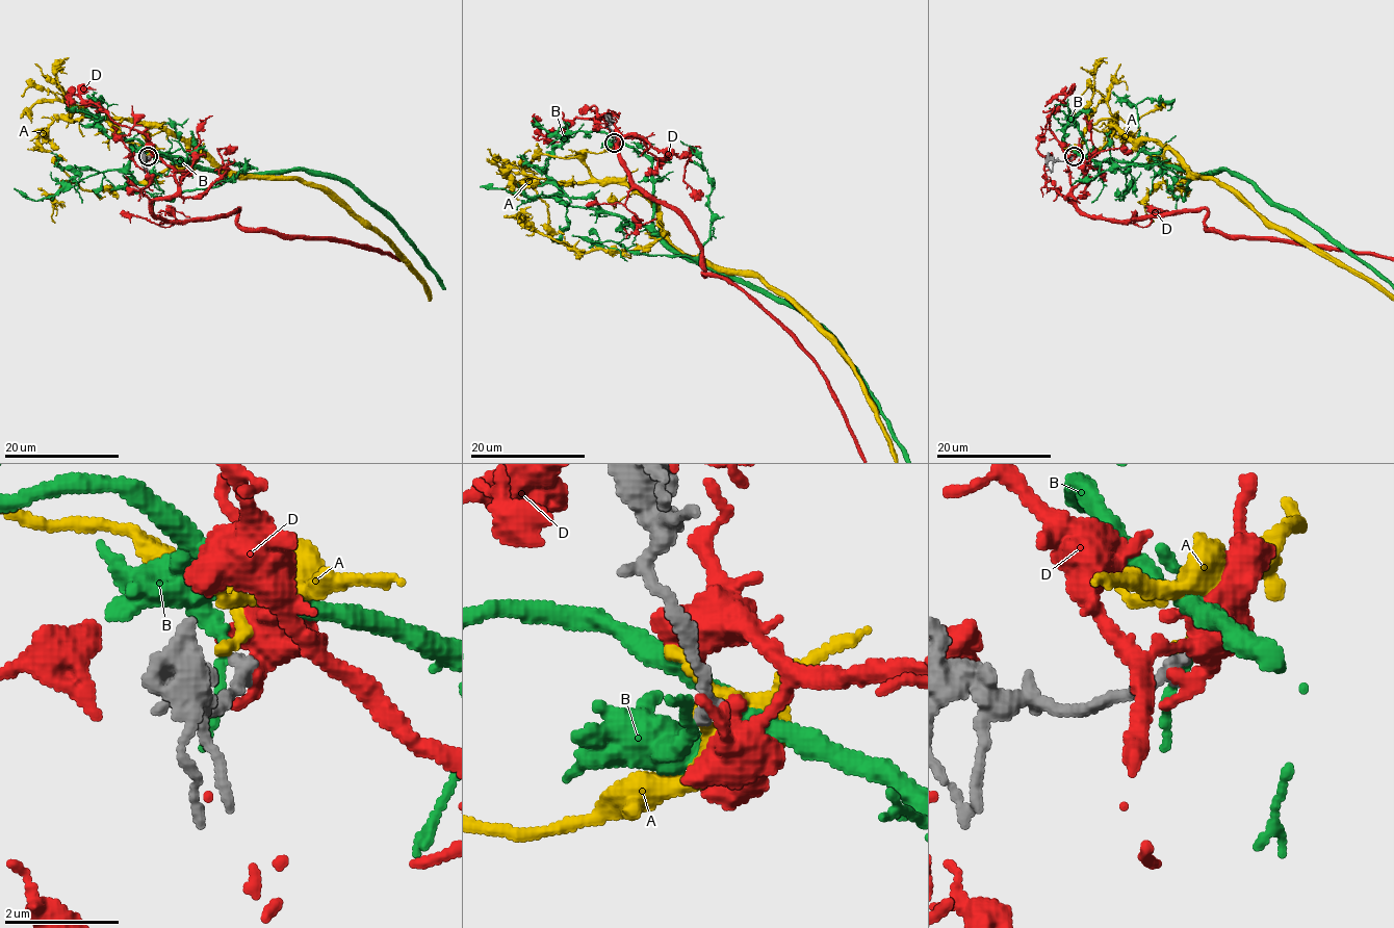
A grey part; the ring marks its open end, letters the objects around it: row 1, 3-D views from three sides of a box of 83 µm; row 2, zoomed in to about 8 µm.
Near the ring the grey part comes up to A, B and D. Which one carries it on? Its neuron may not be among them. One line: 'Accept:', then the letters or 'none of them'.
Accept: none of them

